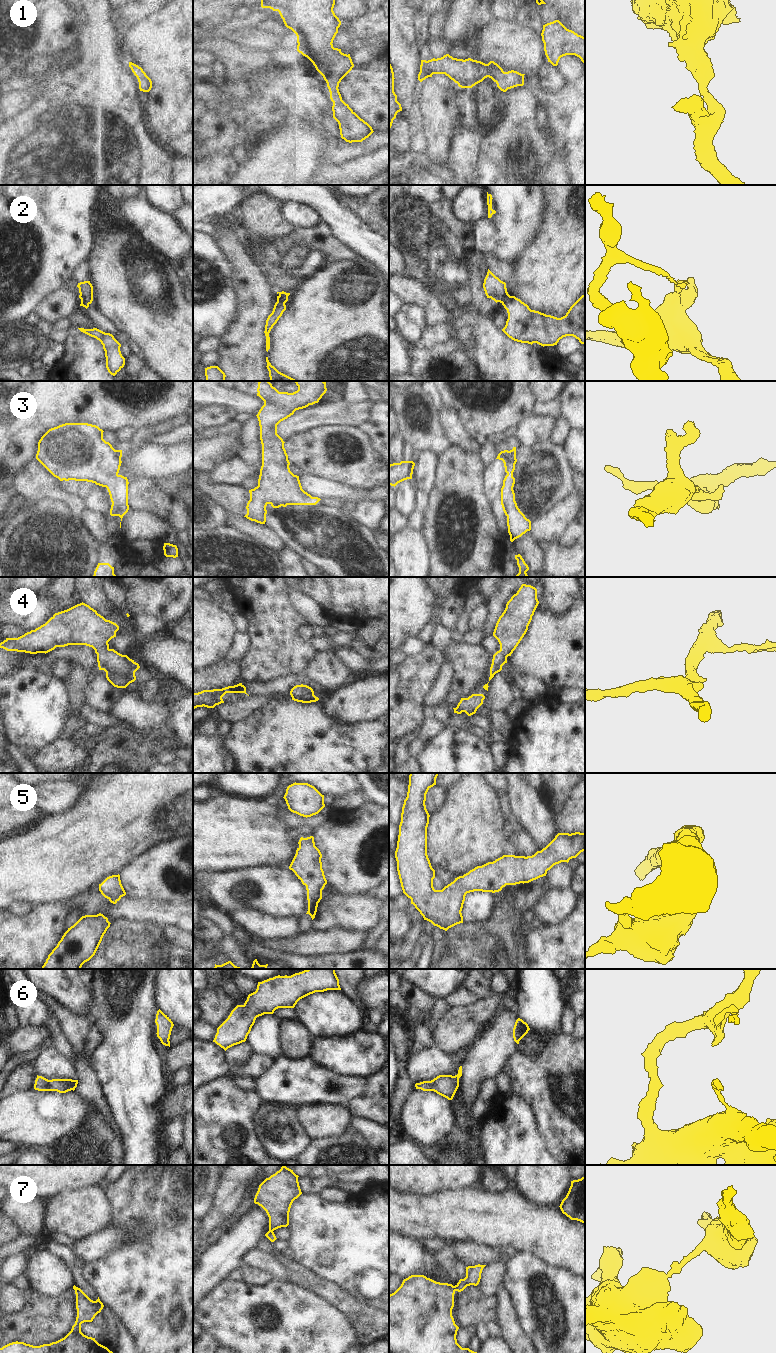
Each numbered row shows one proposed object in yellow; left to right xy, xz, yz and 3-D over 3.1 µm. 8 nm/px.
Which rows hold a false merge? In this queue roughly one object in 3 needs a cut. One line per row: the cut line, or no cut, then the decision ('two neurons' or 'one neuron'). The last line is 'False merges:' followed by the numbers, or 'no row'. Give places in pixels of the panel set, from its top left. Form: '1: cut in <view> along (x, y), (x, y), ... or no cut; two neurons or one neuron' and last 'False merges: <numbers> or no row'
1: no cut; one neuron
2: cut in yz along (510, 296), (502, 303); two neurons
3: no cut; one neuron
4: no cut; one neuron
5: no cut; one neuron
6: no cut; one neuron
7: no cut; one neuron
False merges: 2

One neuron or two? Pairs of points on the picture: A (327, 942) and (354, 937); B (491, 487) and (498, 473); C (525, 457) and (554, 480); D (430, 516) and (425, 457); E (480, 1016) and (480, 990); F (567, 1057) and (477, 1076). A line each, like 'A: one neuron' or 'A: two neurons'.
A: one neuron
B: one neuron
C: one neuron
D: two neurons
E: two neurons
F: two neurons

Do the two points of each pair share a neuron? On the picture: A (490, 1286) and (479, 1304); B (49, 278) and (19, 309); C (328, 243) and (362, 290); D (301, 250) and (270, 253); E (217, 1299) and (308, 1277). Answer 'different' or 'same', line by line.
A: different
B: same
C: different
D: different
E: different

